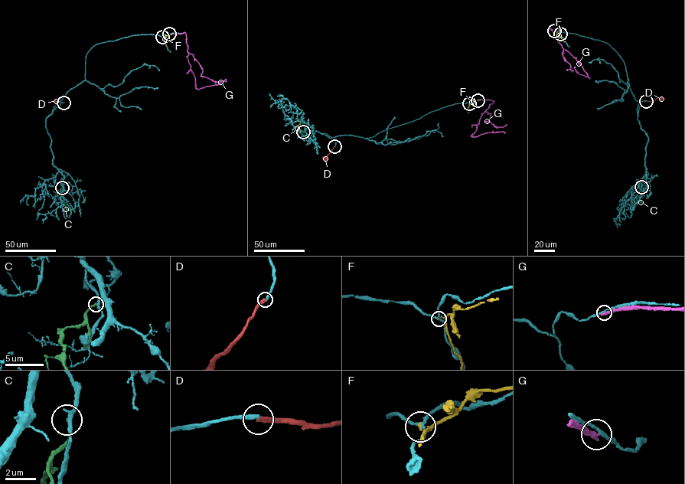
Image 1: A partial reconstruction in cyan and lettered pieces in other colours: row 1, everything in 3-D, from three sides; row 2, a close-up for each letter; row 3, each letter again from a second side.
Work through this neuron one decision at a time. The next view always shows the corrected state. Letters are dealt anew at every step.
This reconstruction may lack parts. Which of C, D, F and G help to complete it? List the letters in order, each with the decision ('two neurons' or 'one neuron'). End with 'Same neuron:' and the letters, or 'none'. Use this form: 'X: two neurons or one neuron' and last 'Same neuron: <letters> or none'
C: two neurons
D: one neuron
F: two neurons
G: two neurons
Same neuron: D

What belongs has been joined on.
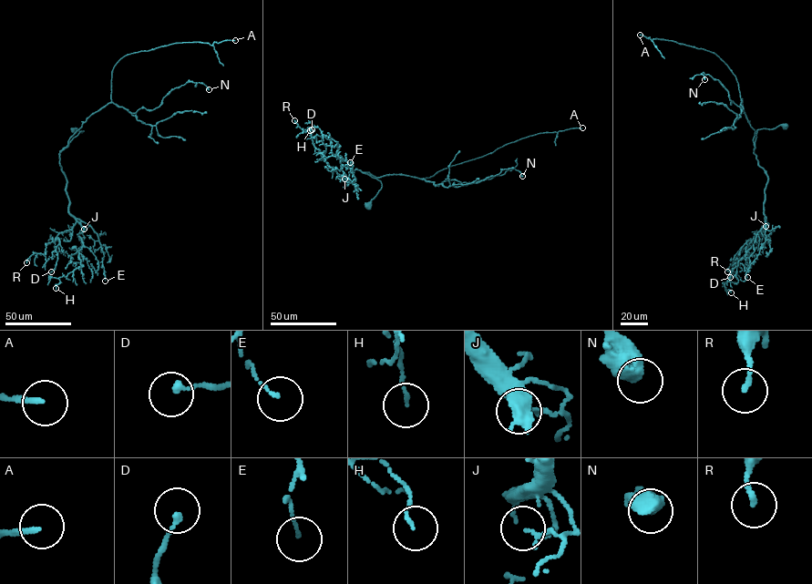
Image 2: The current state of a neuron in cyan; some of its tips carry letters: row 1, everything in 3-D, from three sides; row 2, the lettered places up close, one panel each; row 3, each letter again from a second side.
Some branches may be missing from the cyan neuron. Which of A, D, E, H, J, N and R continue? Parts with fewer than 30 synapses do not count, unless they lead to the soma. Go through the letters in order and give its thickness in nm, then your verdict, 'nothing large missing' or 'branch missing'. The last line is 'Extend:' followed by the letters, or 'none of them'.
A: calibre 180 nm; branch missing
D: calibre 170 nm; nothing large missing
E: calibre 80 nm; nothing large missing
H: calibre 100 nm; nothing large missing
J: calibre 130 nm; nothing large missing
N: calibre 550 nm; nothing large missing
R: calibre 160 nm; nothing large missing
Extend: A

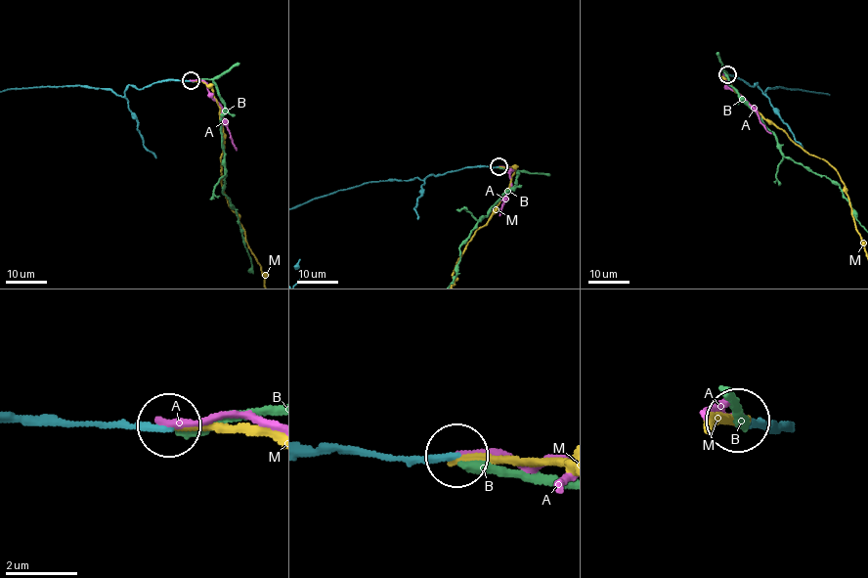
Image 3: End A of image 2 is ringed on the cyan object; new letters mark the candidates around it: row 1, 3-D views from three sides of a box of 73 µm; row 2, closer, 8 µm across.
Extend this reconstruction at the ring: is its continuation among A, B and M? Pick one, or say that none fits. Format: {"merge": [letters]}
{"merge": ["M"]}

